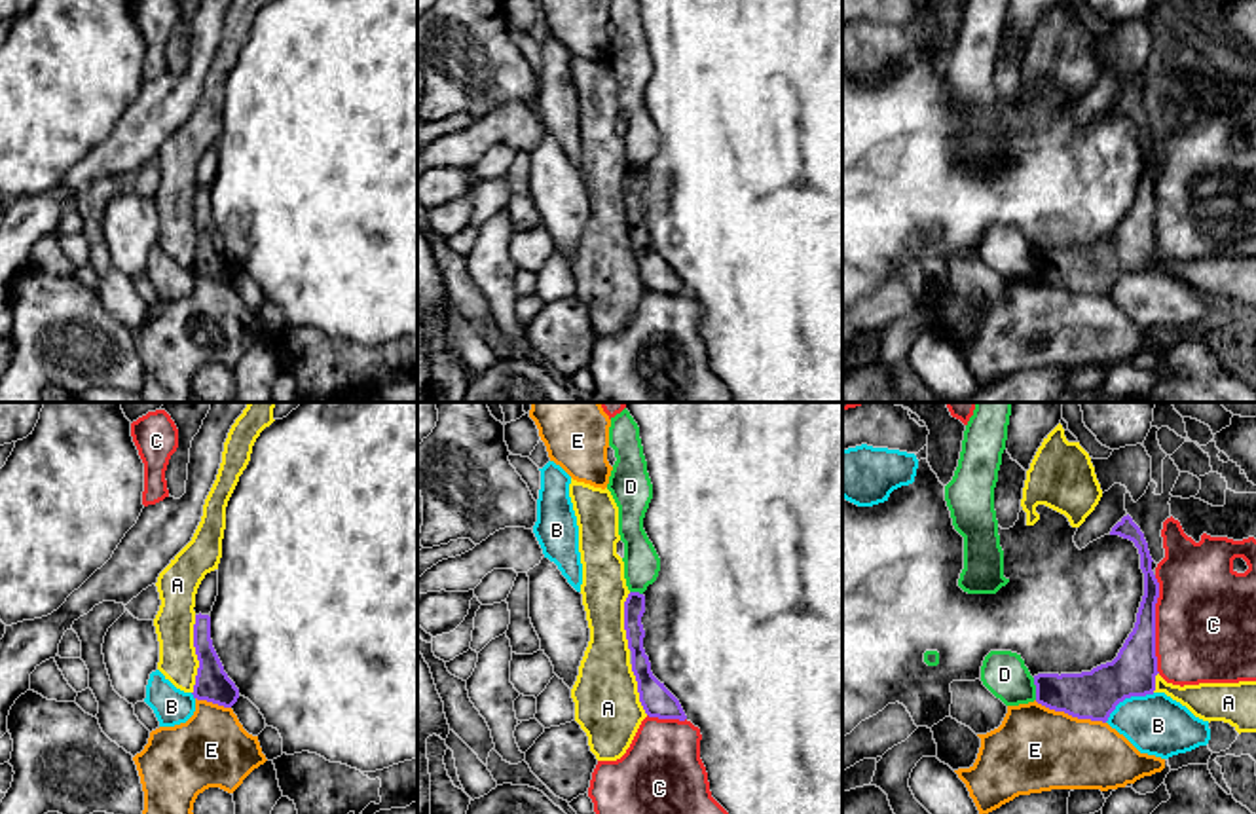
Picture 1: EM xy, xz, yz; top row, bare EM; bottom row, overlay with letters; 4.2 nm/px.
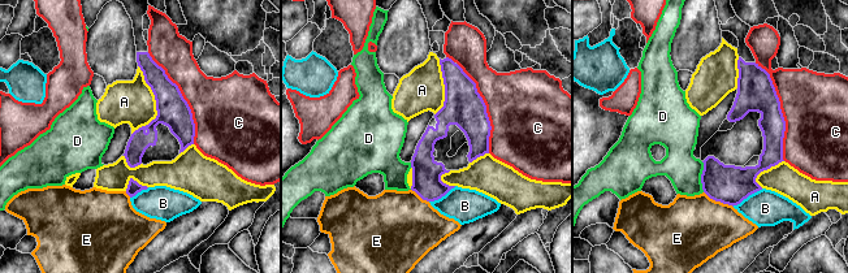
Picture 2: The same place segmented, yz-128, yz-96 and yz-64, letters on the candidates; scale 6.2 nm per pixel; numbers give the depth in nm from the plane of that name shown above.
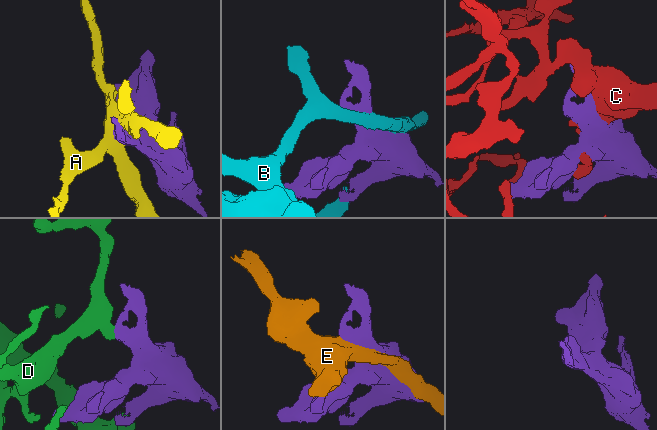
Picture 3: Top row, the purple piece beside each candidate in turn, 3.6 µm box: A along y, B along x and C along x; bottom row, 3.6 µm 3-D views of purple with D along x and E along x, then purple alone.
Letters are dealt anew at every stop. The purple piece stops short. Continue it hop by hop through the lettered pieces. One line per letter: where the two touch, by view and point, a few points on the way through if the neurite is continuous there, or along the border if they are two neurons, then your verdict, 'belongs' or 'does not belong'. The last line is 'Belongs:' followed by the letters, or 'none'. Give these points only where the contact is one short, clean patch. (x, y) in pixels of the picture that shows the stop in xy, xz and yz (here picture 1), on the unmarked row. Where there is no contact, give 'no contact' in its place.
A: xy (196, 228) | does not belong
B: yz (1127, 272) | does not belong
C: yz (1154, 200) | does not belong
D: yz (1036, 264) | along yz (1033, 253), (1036, 274) | does not belong
E: yz (1071, 289) | does not belong
Belongs: none

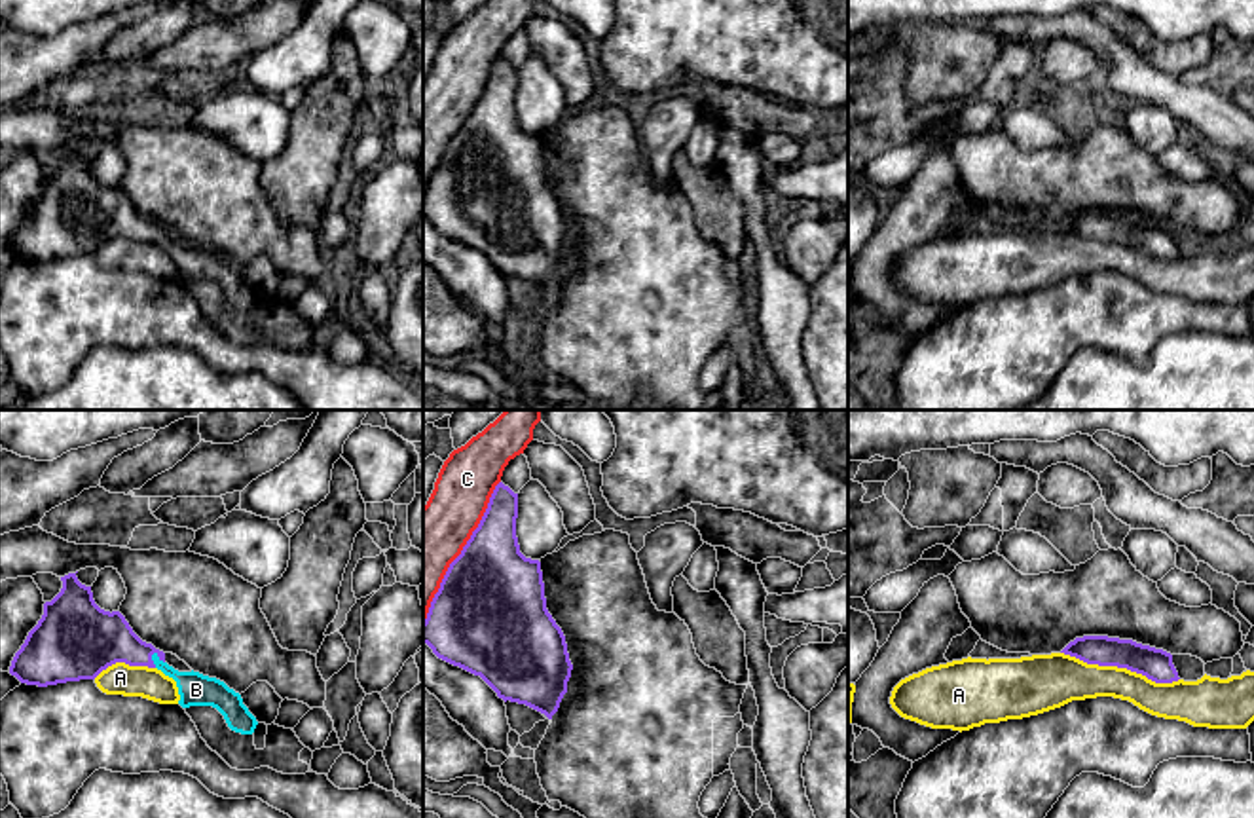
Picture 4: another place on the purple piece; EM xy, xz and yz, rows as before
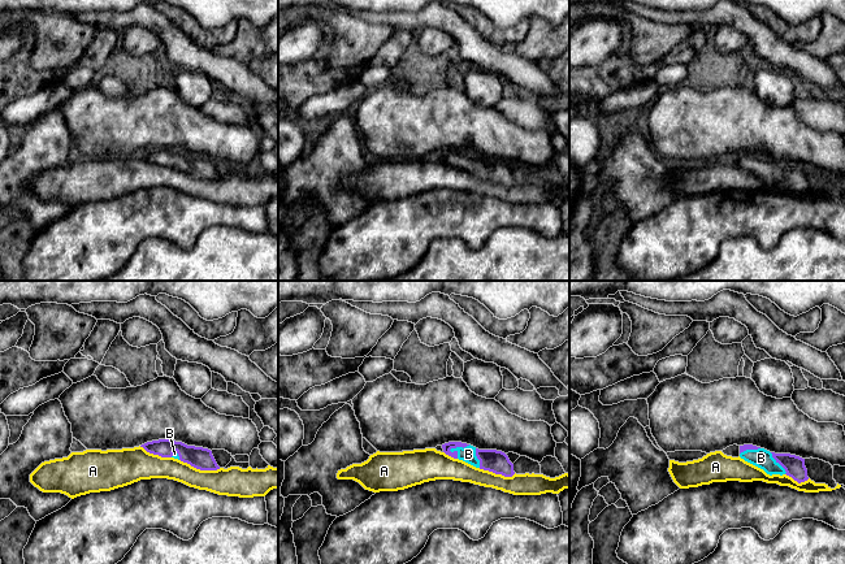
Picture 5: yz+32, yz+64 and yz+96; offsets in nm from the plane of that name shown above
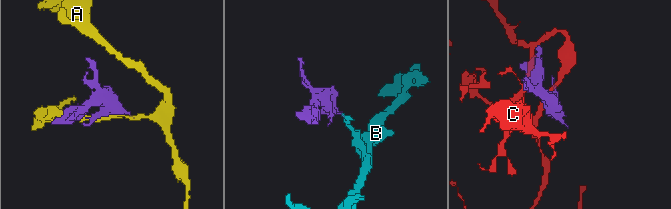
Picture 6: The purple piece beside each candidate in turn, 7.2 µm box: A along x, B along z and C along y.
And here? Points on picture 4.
A: yz (1120, 241) | does not belong
B: xy (158, 230) | belongs
C: xz (461, 128) | does not belong
Belongs: B

